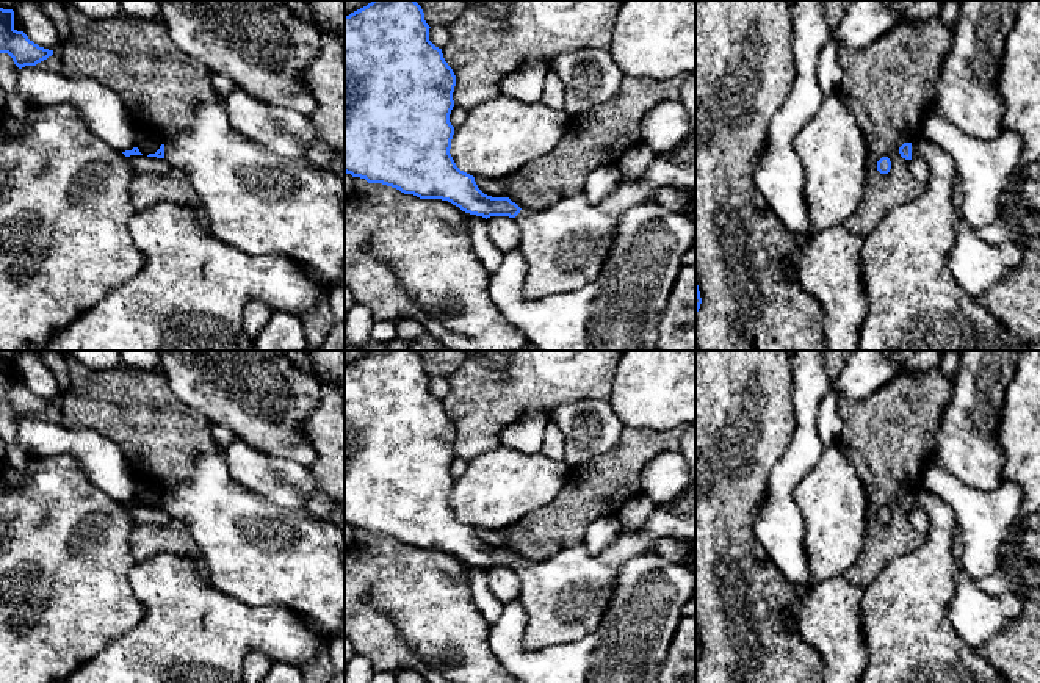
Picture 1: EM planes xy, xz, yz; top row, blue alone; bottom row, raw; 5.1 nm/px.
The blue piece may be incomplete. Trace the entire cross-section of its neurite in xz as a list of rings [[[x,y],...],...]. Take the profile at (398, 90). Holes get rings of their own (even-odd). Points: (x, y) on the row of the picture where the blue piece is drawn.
[[[373,0],[345,16],[345,172],[420,199],[448,201],[486,219],[514,218],[520,229],[518,249],[528,265],[522,288],[525,298],[575,291],[595,280],[627,210],[656,202],[659,188],[695,190],[695,155],[688,164],[680,164],[670,150],[655,155],[639,182],[622,179],[619,188],[597,204],[581,193],[545,210],[526,210],[509,197],[484,194],[450,154],[456,75],[442,49],[429,41],[429,28],[415,0]]]

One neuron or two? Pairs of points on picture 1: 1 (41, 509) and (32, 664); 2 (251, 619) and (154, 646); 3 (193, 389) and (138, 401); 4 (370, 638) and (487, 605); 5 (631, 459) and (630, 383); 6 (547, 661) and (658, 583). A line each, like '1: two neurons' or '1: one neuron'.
1: one neuron
2: one neuron
3: two neurons
4: two neurons
5: two neurons
6: one neuron

